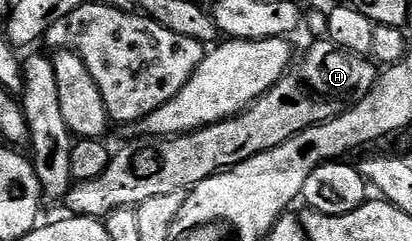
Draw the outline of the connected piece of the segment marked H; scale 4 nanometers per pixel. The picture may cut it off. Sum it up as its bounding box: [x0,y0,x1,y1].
[64,39,379,219]

